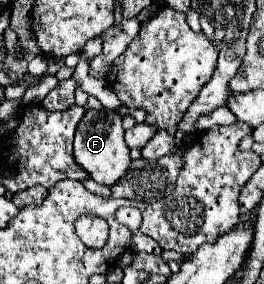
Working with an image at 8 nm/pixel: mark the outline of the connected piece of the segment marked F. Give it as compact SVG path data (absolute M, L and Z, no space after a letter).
M89 110L83 120L77 126L75 132L75 150L73 150L75 162L97 182L103 186L115 186L121 176L129 168L129 148L123 142L123 126L121 116L115 110Z

